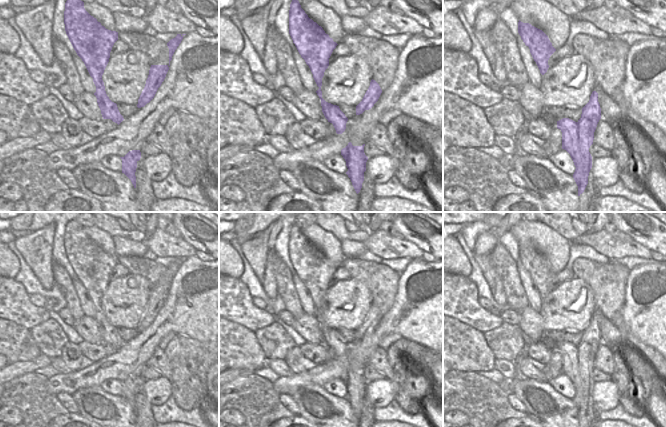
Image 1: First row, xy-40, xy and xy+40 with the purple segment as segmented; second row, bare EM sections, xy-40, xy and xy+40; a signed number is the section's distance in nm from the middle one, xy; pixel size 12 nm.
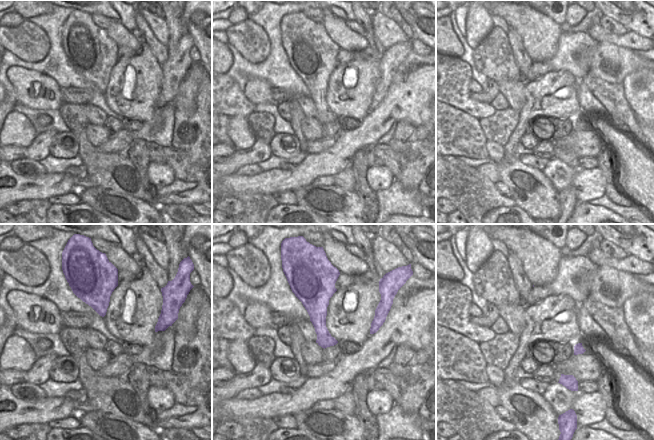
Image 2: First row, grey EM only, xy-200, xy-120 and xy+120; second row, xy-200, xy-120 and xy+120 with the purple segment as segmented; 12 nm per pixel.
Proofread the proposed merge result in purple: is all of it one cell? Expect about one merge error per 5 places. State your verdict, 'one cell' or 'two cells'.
two cells

